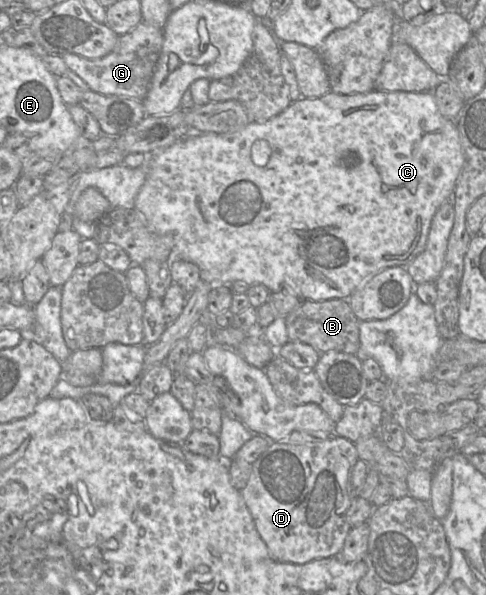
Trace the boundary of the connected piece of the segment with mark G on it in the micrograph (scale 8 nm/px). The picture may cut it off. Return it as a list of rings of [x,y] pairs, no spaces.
[[[141,21],[128,33],[119,35],[113,50],[101,58],[87,59],[77,54],[60,56],[69,70],[80,76],[90,90],[103,95],[125,96],[143,101],[149,90],[163,41],[163,28]]]

